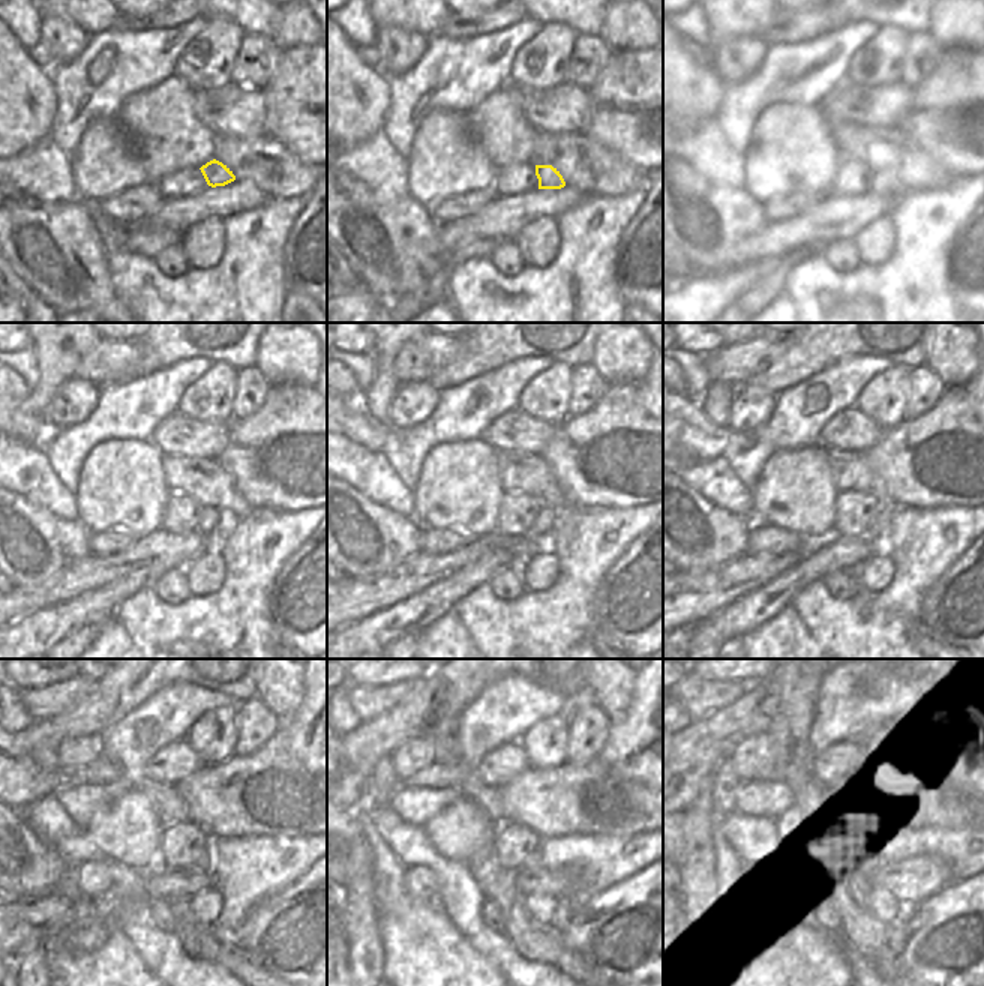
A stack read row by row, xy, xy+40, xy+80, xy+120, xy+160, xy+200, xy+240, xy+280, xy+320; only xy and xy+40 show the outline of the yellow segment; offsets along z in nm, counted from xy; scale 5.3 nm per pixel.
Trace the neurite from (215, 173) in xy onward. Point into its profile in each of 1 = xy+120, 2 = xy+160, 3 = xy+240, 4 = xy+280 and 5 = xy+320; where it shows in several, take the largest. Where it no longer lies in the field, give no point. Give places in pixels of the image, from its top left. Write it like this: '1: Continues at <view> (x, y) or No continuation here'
1: Continues at xy+120 (212, 520)
2: Continues at xy+160 (543, 524)
3: Continues at xy+240 (204, 862)
4: Continues at xy+280 (534, 860)
5: Continues at xy+320 (876, 859)

